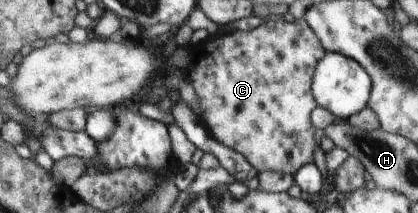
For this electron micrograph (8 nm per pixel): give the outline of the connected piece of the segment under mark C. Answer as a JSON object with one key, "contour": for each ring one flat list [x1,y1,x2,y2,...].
{"contour":[[302,18,294,21,269,19,250,31,222,32,207,37,190,50,193,55,187,77,199,101,199,119,209,137,239,153,256,173,273,171,294,176,300,168,311,164,313,153,319,149,313,139,315,129,311,122,315,105,318,105,311,95,314,68,326,51]]}

